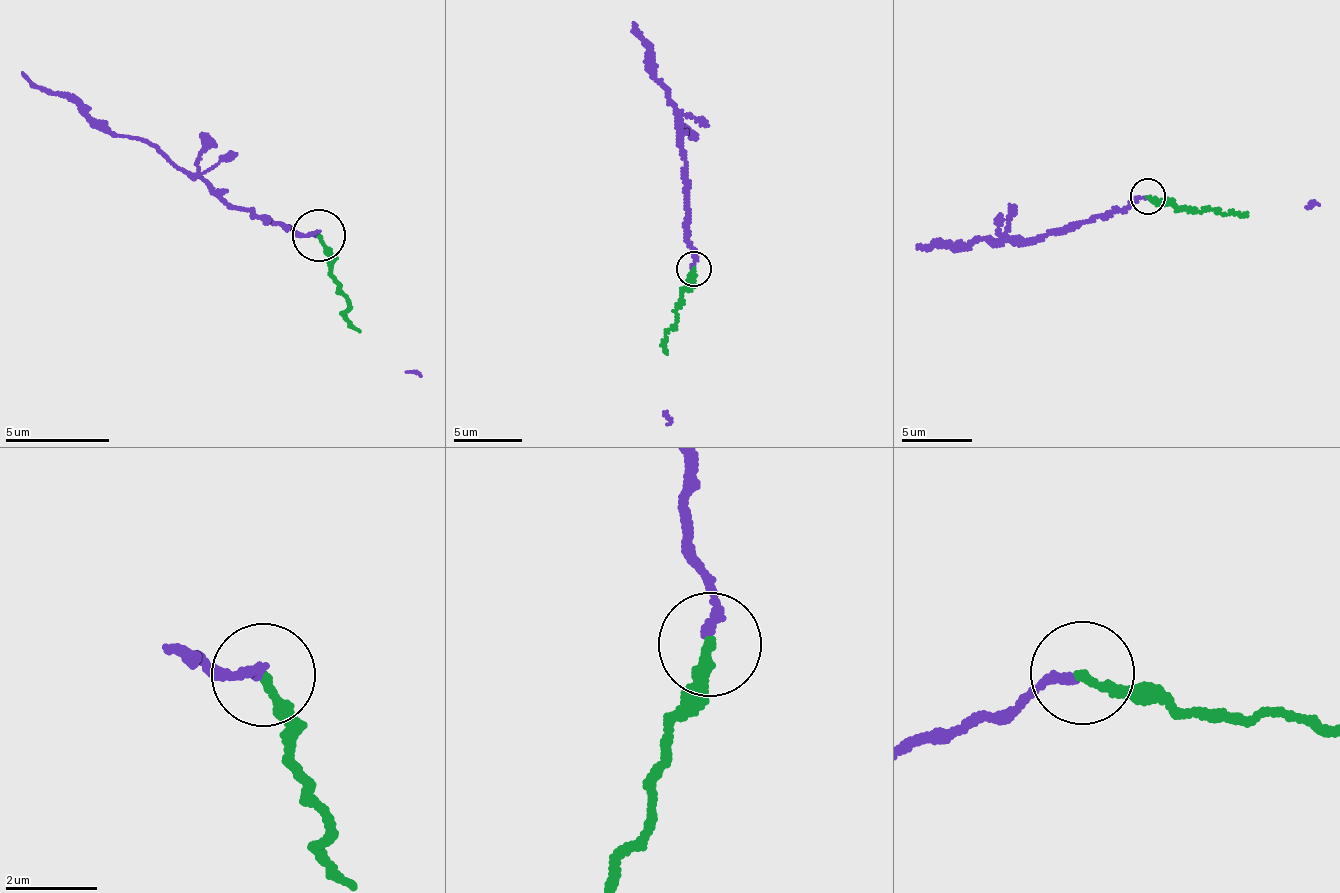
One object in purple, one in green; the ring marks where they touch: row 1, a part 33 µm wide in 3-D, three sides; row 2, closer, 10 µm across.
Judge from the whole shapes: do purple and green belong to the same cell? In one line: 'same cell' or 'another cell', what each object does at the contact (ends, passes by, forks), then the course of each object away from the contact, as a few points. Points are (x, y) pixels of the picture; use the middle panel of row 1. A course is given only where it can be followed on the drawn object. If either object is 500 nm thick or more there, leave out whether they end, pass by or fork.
same cell; purple ends there; green ends there; purple runs (694, 267), (682, 130), (676, 105), (669, 99), (635, 24); green runs (694, 267), (691, 287), (676, 310), (676, 326), (665, 336), (665, 352)

